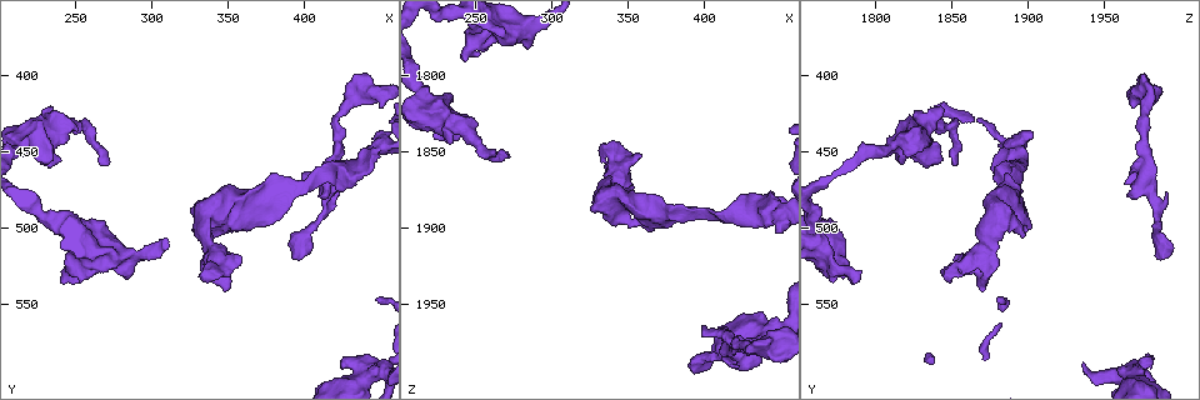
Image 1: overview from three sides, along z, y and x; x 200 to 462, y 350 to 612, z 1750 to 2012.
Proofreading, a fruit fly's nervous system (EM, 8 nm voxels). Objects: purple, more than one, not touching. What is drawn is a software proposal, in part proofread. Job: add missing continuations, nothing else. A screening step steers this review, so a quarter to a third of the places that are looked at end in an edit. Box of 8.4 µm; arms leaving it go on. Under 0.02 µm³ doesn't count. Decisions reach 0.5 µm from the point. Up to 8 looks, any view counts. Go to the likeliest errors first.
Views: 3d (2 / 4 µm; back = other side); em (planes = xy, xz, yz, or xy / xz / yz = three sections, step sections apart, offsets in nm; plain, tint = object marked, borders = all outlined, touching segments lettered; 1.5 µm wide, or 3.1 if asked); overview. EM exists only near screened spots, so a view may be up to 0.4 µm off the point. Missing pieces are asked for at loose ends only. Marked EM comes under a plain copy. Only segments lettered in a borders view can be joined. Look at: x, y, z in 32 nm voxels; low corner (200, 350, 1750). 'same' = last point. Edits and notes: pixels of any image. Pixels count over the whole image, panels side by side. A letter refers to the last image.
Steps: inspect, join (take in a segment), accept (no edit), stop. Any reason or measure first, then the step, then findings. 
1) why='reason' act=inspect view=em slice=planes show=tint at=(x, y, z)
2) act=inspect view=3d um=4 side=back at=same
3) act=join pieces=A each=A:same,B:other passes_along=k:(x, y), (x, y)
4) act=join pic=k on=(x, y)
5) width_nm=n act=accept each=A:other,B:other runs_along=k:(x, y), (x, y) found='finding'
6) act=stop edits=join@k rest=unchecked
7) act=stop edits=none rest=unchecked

why='free end' act=inspect view=em slice=yz step=8 show=tint at=(272, 456, 1856)

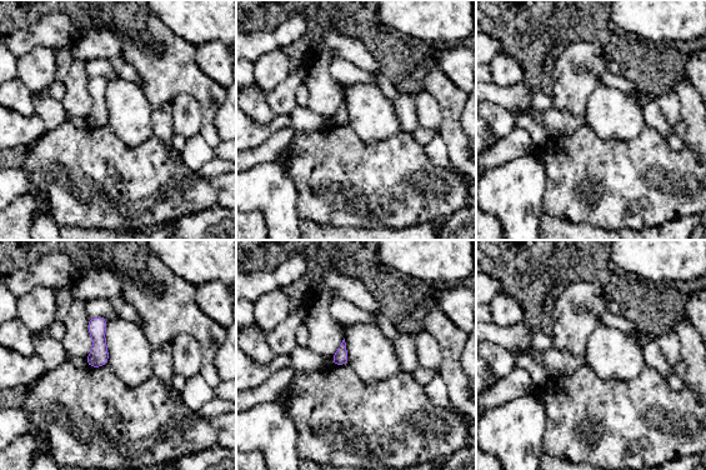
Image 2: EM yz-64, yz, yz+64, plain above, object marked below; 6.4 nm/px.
act=inspect view=em slice=planes show=borders at=same

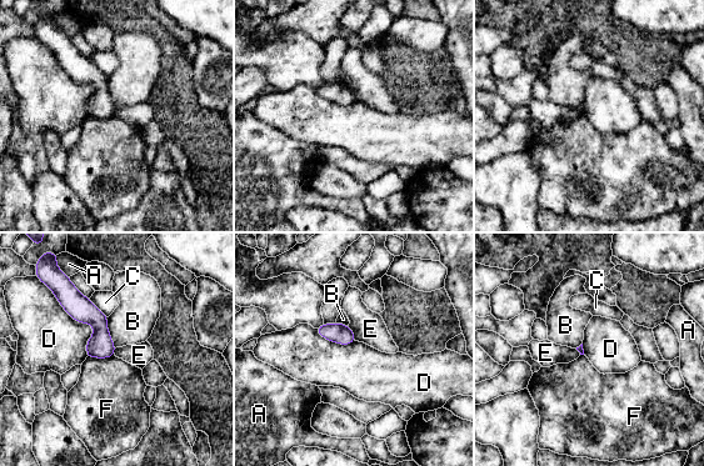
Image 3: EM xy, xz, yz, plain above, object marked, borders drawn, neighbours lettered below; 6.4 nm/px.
act=accept each=A:other,B:other,C:other,D:other,E:other,F:other found='none of them fits'

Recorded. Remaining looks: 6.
why='an open end' act=inspect view=em slice=xy step=4 show=tint at=(392, 520, 1988)

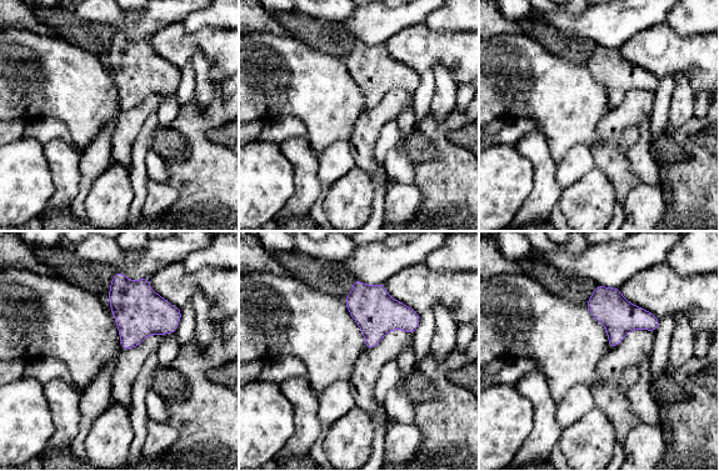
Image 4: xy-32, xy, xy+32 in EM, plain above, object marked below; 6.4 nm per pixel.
act=inspect view=em slice=yz step=4 show=borders at=same

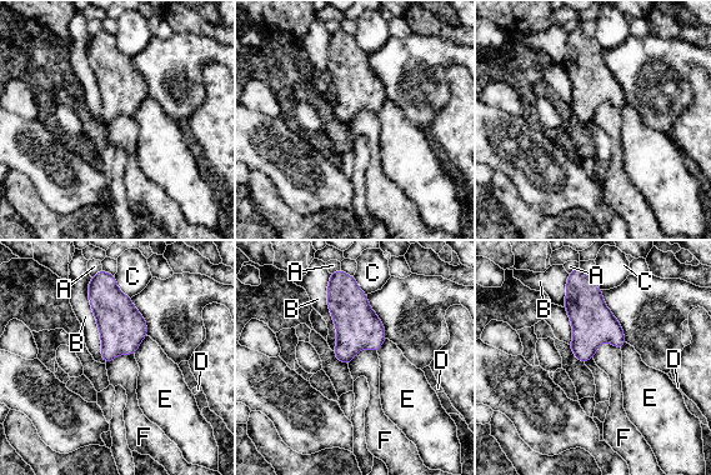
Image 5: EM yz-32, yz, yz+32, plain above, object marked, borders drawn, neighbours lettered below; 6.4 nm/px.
width_nm=90 act=accept each=A:other,B:other,C:other,D:other,E:other,F:other border=5:(89, 279), (88, 300), (105, 363) found='none of them fits'

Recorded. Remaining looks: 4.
why='free end' act=inspect view=em slice=planes show=tint at=(424, 590, 1982)

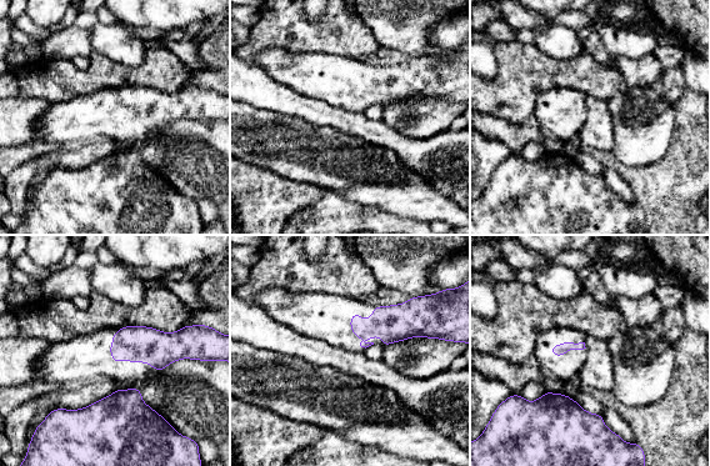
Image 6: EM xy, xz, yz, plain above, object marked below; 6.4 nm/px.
act=inspect view=em slice=planes show=borders at=same

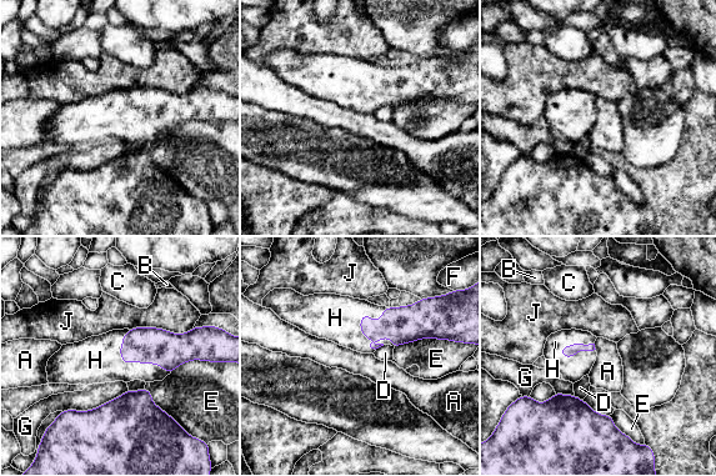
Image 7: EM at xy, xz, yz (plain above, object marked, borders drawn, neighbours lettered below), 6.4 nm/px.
act=join pieces=H each=A:other,B:other,C:other,D:other,E:other,F:other,G:other,H:same,J:other passes_along=7:(399, 324), (360, 321), (335, 317) found='it goes on there'

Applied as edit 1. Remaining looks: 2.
act=stop edits=join@7 rest=unchecked

